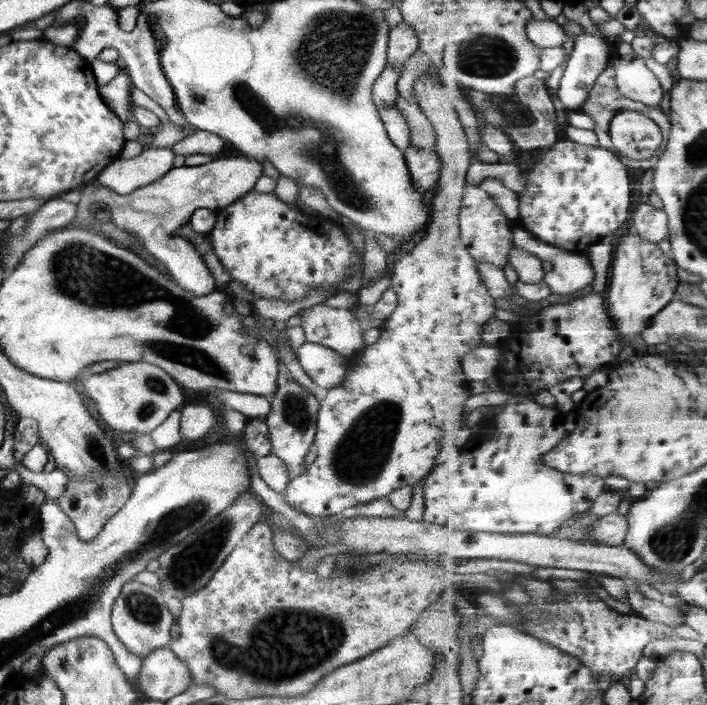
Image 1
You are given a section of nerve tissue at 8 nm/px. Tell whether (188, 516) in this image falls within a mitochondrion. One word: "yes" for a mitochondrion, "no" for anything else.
yes

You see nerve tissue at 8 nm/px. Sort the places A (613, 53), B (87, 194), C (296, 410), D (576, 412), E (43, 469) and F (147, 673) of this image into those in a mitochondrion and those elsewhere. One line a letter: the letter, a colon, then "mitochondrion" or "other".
A: other
B: other
C: mitochondrion
D: other
E: other
F: other

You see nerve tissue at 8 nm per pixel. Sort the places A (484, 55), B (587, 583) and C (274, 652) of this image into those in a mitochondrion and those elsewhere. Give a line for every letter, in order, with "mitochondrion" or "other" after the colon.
A: mitochondrion
B: other
C: mitochondrion

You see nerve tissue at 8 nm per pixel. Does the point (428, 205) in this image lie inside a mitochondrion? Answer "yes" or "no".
no

